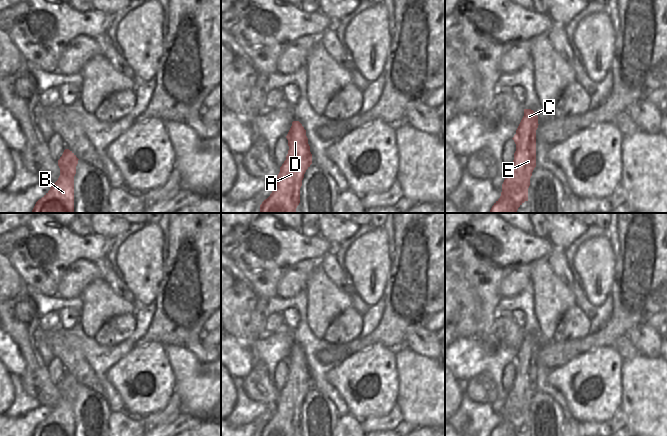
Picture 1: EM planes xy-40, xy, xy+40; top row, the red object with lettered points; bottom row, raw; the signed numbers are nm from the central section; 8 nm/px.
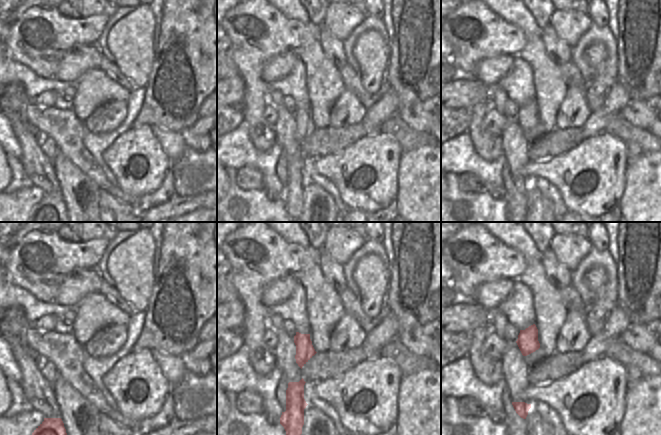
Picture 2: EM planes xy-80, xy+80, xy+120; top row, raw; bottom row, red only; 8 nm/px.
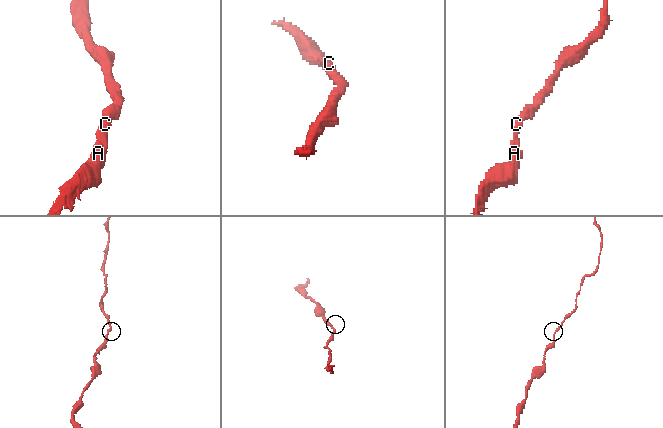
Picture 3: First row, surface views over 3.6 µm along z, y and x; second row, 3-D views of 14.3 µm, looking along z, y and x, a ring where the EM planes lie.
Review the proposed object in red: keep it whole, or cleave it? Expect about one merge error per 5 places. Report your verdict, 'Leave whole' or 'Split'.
Leave whole

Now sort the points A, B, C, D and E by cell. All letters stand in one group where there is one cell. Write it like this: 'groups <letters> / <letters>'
groups A B C D E

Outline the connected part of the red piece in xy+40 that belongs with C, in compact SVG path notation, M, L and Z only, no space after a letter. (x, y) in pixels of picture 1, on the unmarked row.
M524 333L524 340L512 362L516 368L514 384L506 391L500 422L490 436L517 436L528 425L530 402L536 391L536 354L538 340L531 333Z

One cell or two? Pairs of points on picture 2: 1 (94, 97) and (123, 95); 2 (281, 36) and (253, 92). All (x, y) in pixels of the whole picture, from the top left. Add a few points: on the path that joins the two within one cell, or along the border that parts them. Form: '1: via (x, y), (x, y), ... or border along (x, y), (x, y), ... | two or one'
1: via (101, 94), (116, 94) | one
2: via (267, 50), (253, 64), (253, 78) | one

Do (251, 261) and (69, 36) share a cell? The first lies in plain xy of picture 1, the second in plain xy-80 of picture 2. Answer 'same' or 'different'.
same

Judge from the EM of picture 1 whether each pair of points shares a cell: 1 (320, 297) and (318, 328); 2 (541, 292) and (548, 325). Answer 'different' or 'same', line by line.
1: same
2: same

